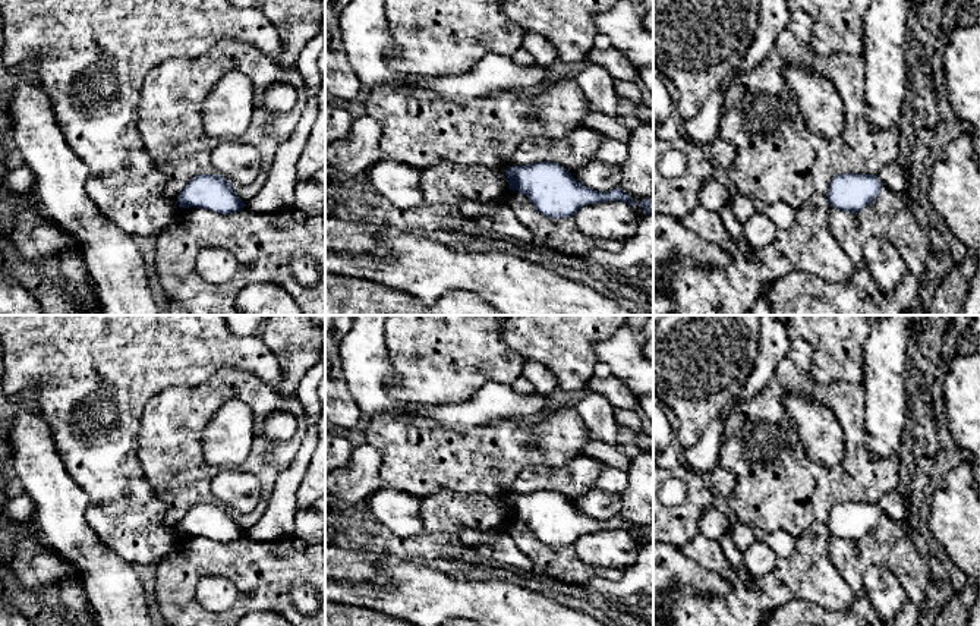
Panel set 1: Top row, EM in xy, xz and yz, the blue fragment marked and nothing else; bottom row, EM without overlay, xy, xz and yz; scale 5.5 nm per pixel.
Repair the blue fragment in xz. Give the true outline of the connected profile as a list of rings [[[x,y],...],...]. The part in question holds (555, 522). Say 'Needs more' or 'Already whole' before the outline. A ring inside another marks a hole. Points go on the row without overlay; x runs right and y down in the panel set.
Already whole. [[[541,490],[526,494],[511,494],[505,498],[511,519],[526,523],[536,538],[549,547],[573,545],[584,532],[623,529],[634,534],[621,516],[598,520],[577,510],[560,493]]]

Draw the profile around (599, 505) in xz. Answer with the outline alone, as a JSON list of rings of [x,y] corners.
[[[593,488],[577,498],[577,506],[582,513],[598,520],[609,520],[620,516],[623,500],[620,494],[612,494]]]

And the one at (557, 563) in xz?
[[[508,518],[508,537],[530,559],[532,572],[538,576],[546,576],[571,586],[580,586],[593,579],[615,582],[624,578],[624,569],[595,567],[582,561],[574,545],[545,545],[526,523],[517,519]]]

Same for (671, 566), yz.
[[[653,544],[653,616],[659,610],[667,589],[681,583],[699,595],[721,597],[730,594],[730,583],[687,559],[675,545]]]

